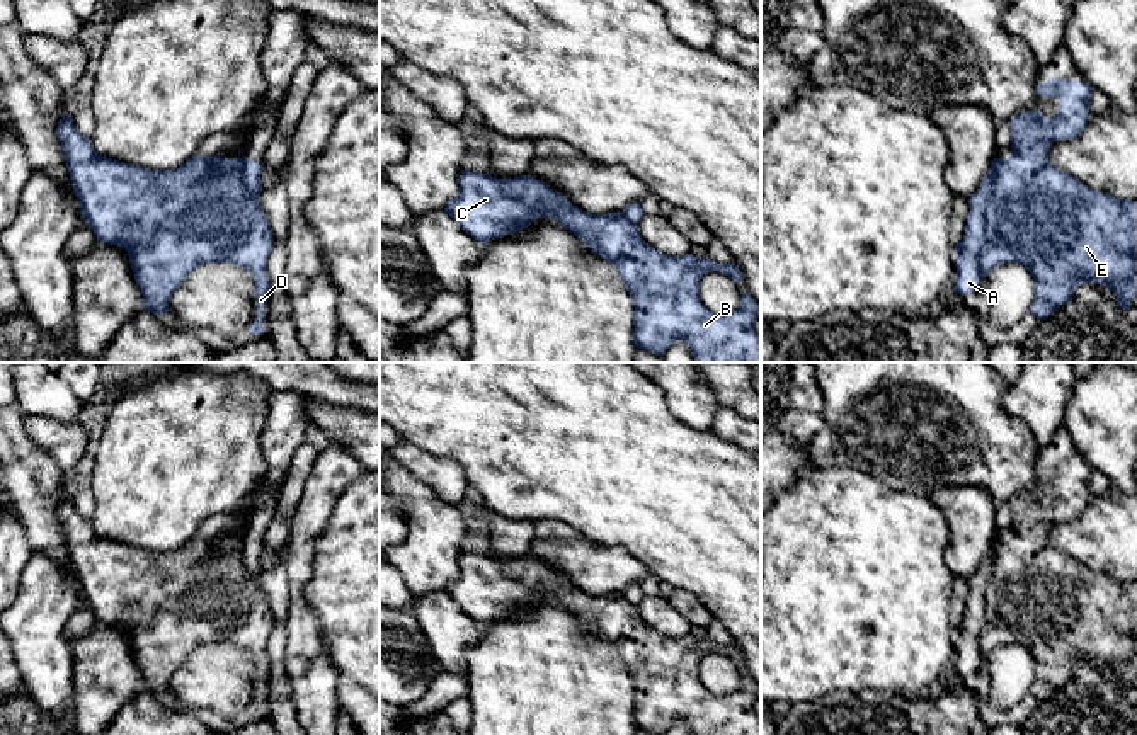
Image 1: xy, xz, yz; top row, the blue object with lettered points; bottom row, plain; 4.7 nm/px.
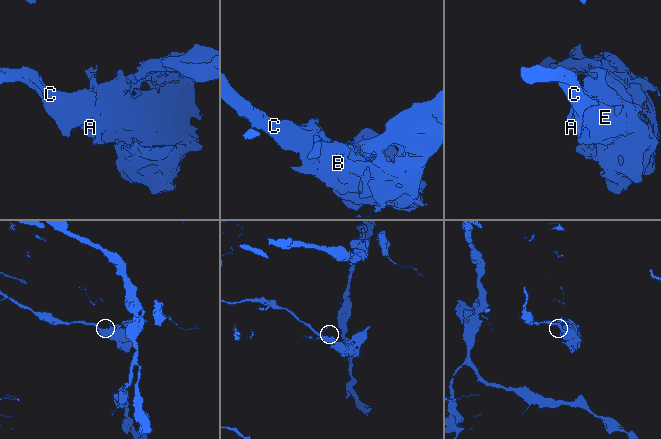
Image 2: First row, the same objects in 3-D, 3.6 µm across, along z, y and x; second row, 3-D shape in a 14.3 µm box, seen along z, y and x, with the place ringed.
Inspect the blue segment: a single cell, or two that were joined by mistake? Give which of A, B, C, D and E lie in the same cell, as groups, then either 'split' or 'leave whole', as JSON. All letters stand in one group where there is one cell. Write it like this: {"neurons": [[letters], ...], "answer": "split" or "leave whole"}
{"neurons": [["A"], ["B", "C", "D", "E"]], "answer": "split"}

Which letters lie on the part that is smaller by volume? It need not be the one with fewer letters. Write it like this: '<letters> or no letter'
A

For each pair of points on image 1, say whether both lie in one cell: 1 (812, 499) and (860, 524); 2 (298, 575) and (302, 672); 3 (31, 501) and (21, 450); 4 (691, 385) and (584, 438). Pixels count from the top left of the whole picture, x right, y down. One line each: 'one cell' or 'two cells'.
1: one cell
2: one cell
3: one cell
4: two cells

